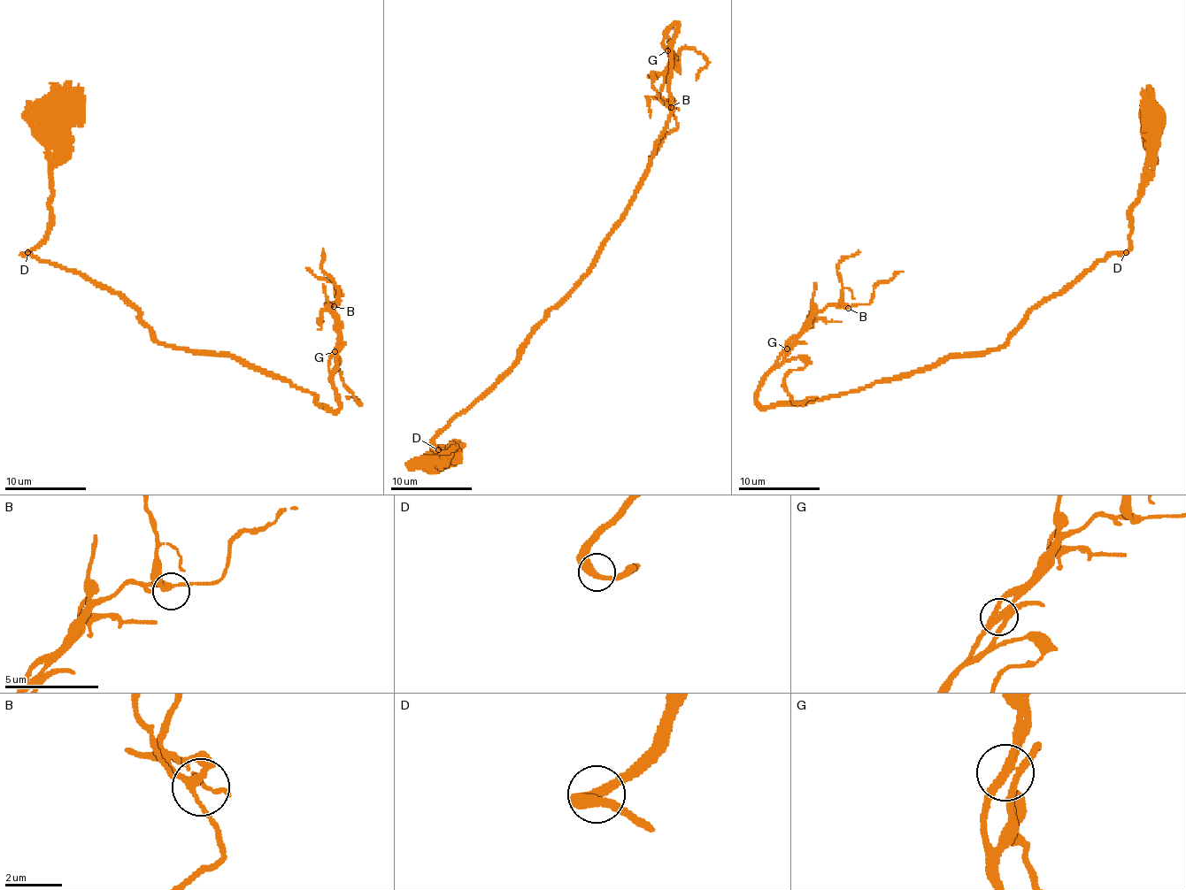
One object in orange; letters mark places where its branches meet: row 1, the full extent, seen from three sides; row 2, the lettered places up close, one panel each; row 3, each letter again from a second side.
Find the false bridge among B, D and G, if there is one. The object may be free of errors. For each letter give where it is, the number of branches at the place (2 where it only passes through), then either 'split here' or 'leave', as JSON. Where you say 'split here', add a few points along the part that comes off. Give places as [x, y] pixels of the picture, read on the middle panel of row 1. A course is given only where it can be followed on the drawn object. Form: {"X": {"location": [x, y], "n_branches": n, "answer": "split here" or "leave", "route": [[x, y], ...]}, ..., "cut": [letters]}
{"B": {"location": [671, 107], "n_branches": 3, "answer": "leave"}, "D": {"location": [438, 449], "n_branches": 2, "answer": "leave"}, "G": {"location": [667, 50], "n_branches": 4, "answer": "leave"}, "cut": []}

